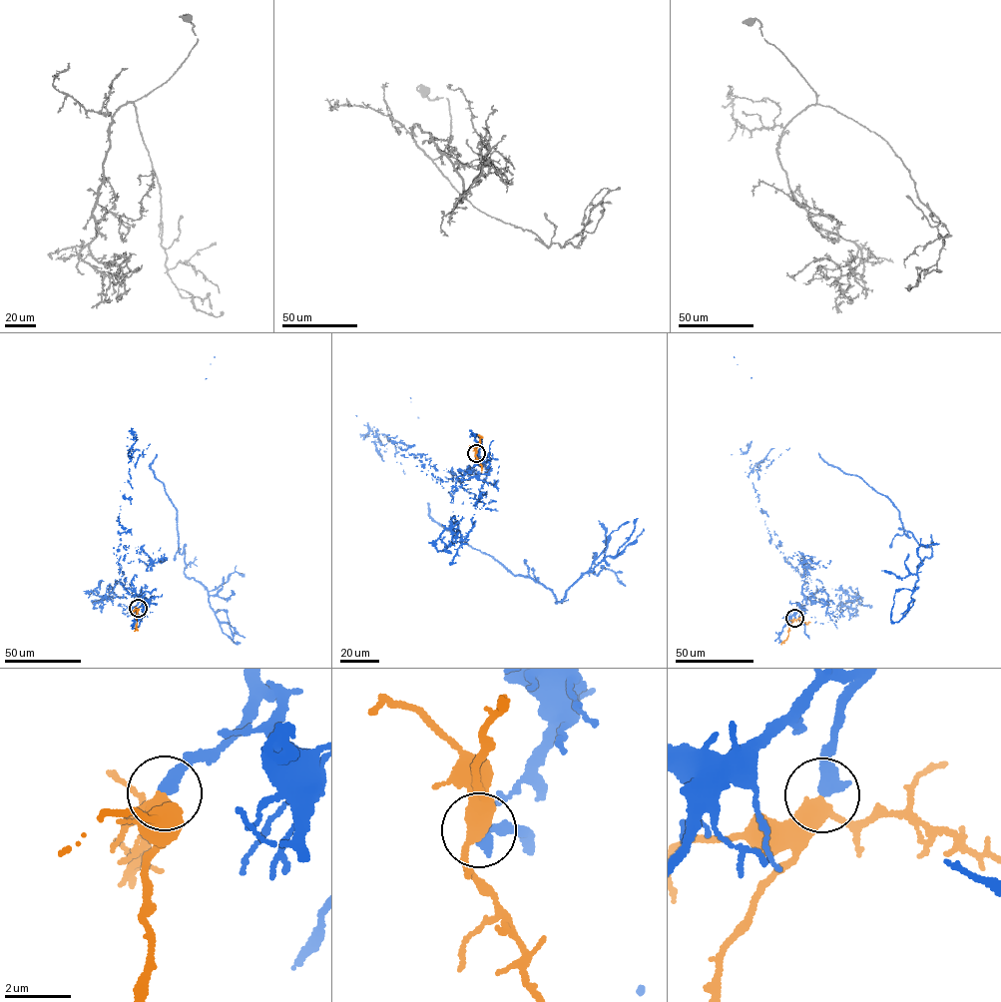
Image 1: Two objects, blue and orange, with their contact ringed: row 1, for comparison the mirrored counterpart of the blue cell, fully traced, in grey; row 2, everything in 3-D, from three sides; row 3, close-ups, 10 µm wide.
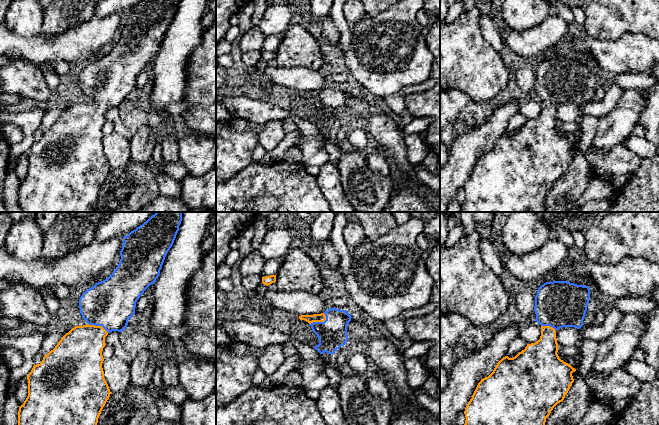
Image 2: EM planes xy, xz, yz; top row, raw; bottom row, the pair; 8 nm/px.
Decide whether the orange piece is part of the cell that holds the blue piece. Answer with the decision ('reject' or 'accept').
accept

